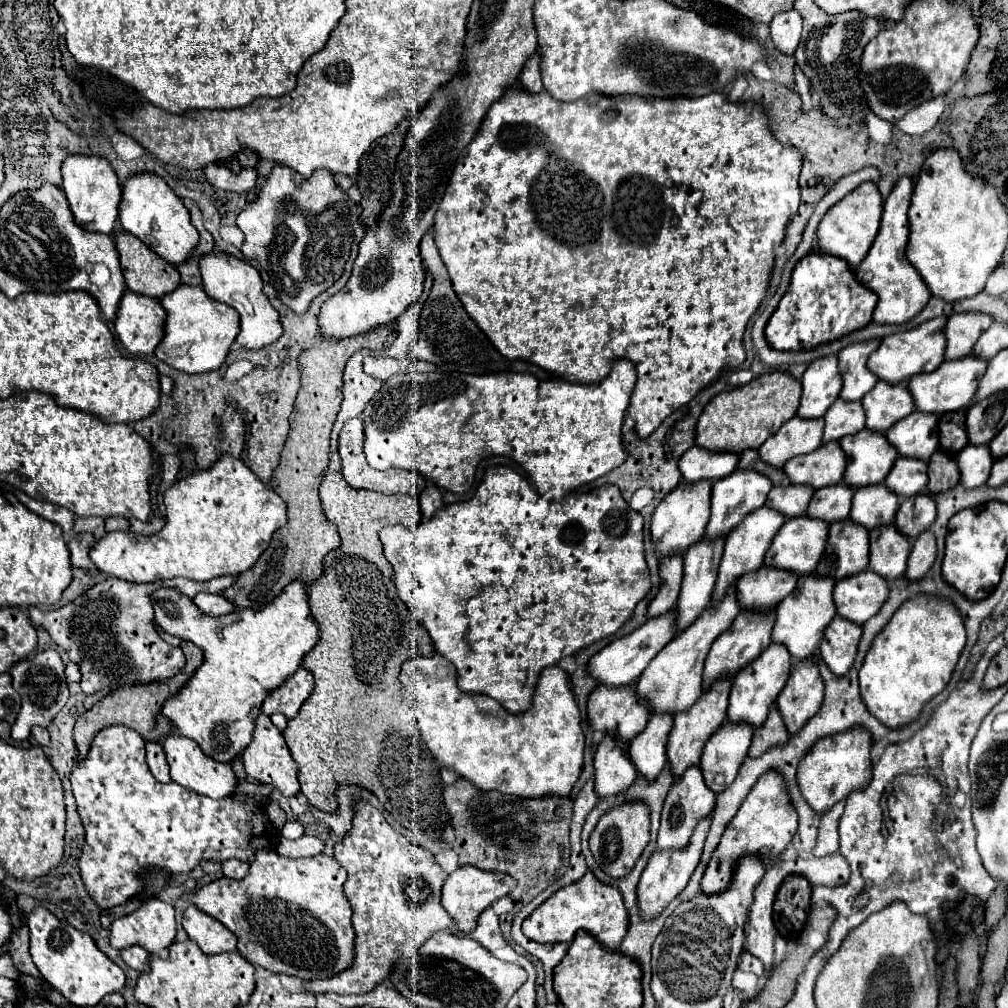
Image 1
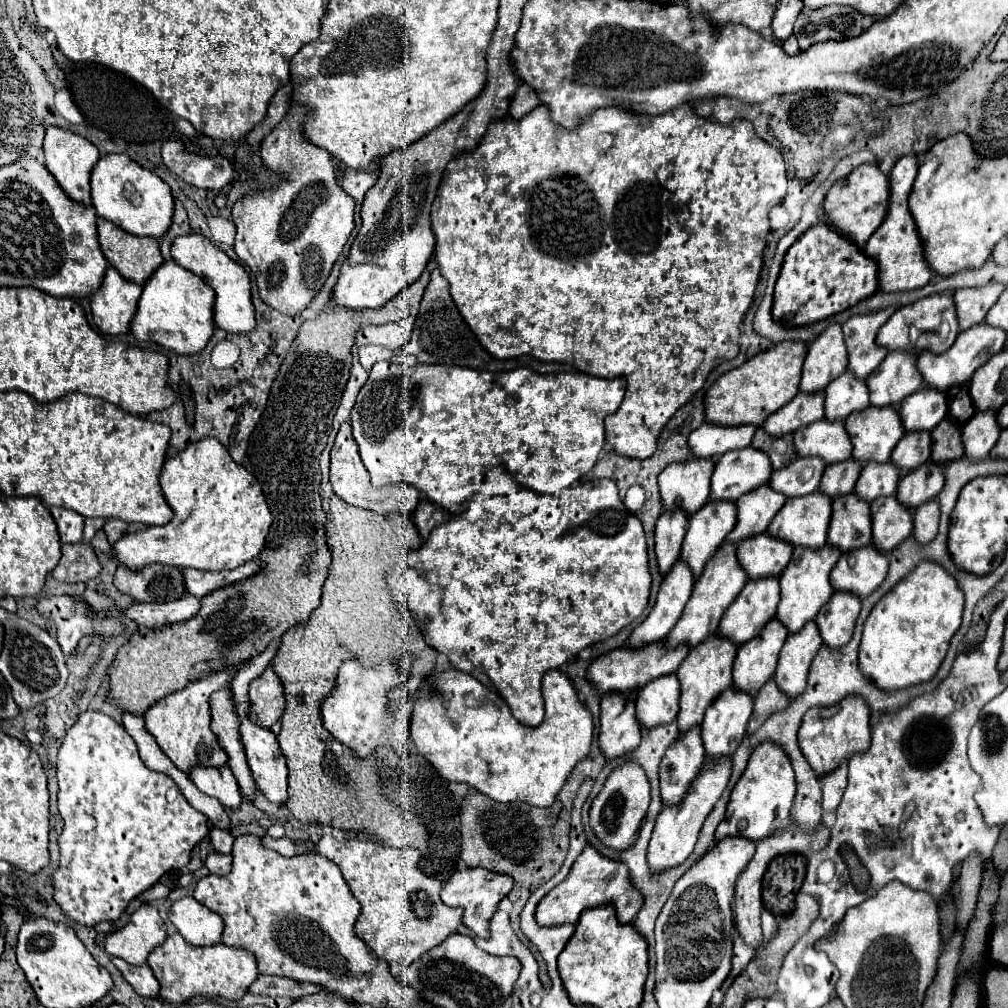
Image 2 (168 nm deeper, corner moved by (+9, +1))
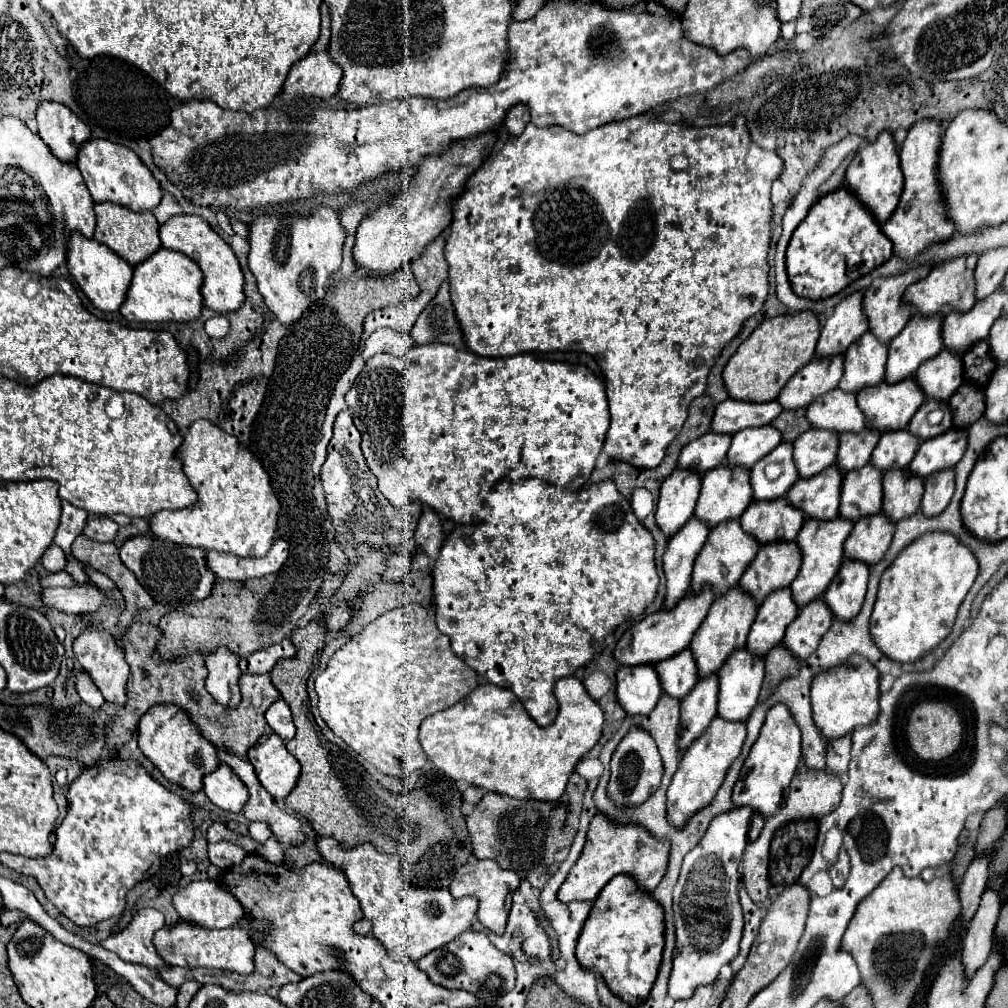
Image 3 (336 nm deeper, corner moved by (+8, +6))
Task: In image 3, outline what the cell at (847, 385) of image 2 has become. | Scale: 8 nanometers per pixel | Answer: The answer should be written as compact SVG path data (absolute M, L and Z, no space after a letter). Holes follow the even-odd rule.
M864 332L846 350L844 376L838 388L846 392L858 392L868 384L882 382L882 372L886 372L886 348L872 332Z

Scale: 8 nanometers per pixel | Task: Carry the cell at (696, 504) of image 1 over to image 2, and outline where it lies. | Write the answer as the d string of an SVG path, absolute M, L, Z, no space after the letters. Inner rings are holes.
M691 459L665 467L659 475L663 511L673 511L675 507L687 513L687 517L695 515L709 499L713 467L713 459Z

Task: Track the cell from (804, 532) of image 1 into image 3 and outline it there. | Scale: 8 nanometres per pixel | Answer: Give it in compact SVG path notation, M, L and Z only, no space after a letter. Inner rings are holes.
M832 464L826 472L810 476L810 480L798 480L788 492L788 500L800 508L806 518L832 520L838 516L842 478L842 472Z

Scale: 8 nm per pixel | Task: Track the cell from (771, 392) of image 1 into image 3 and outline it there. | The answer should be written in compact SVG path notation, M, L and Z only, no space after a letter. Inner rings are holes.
M794 312L760 322L760 326L740 344L724 368L724 384L728 394L736 400L748 402L770 402L778 398L778 392L788 378L812 360L818 336L820 320L814 312Z

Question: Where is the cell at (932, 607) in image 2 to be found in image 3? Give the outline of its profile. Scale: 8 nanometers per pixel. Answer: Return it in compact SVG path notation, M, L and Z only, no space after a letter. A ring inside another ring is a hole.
M926 532L922 538L914 540L902 552L894 562L886 568L886 572L880 578L880 588L878 588L878 598L874 604L874 612L870 618L870 634L872 640L878 644L878 648L890 656L896 662L914 662L920 656L924 656L928 650L938 646L952 630L956 612L972 588L974 580L978 576L978 560L966 548L954 534L948 532Z

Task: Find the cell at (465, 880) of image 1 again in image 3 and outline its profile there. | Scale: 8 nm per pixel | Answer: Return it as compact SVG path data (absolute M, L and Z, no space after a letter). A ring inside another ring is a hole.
M476 860L474 864L464 864L462 868L458 868L458 872L452 878L450 884L450 894L454 894L454 898L462 898L462 896L476 896L480 900L480 908L478 908L478 920L492 932L502 934L508 922L508 914L512 908L512 894L518 888L520 878L516 872L504 870L498 866L496 860Z

